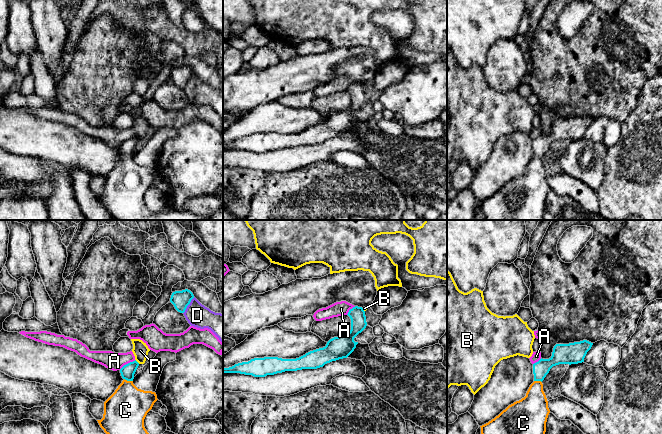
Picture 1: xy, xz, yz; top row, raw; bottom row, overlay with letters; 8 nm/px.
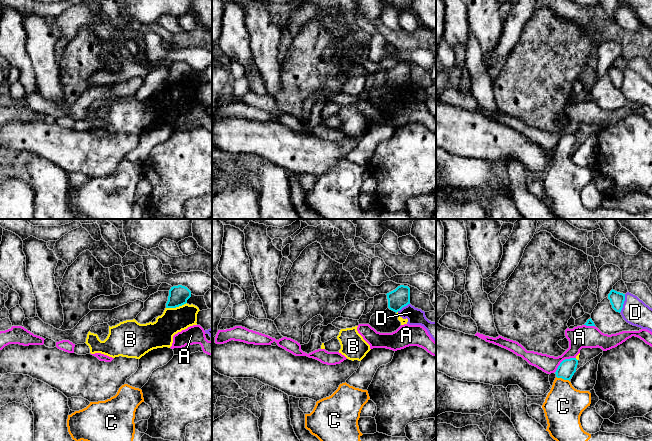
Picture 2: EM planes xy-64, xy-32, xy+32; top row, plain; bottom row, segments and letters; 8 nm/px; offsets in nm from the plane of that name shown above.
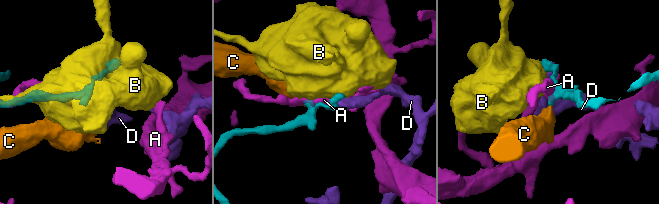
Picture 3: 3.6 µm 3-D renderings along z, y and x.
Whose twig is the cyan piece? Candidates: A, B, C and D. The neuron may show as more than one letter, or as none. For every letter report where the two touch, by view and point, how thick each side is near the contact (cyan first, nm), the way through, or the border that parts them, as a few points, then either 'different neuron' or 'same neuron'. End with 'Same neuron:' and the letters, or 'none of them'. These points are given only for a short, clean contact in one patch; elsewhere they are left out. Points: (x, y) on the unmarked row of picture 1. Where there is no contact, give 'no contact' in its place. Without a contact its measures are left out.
A: contact xy (128, 139); calibres 110 and 140 nm; border xy (135, 136), (124, 140), (119, 145); different neuron
B: contact xy (136, 137); calibres 110 and 130 nm; different neuron
C: contact xy (128, 156); calibres 110 and 340 nm; way xy (127, 147), (128, 156), (125, 186); same neuron
D: contact xy (188, 80); calibres 140 and 190 nm; border xy (194, 73), (183, 89); different neuron
Same neuron: C

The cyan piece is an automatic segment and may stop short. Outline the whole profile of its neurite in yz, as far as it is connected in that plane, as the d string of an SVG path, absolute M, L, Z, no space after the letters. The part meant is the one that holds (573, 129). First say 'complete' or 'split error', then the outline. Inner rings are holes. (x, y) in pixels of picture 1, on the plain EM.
split error | M583 116L556 120L549 135L533 140L534 158L526 172L509 181L498 192L480 202L487 220L544 220L546 198L550 186L542 157L553 142L584 138L593 119Z

